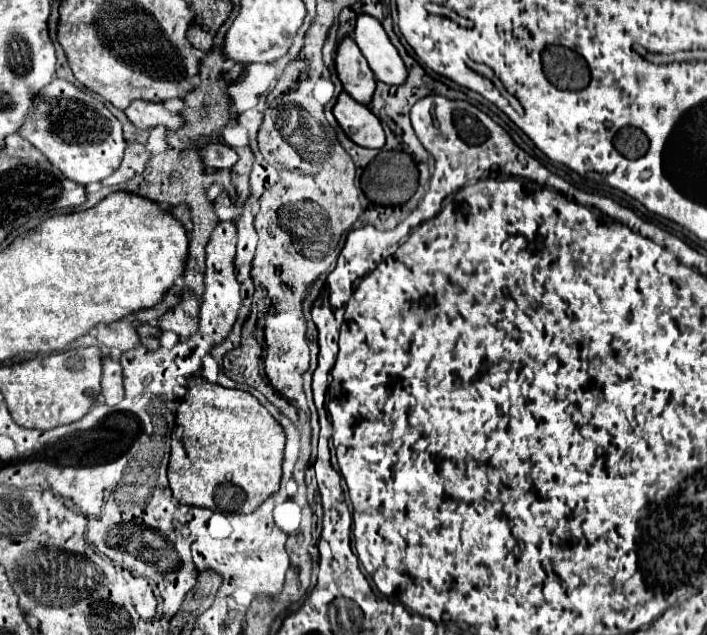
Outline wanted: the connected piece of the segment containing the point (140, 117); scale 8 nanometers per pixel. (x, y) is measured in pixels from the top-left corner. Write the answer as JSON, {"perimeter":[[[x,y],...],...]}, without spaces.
{"perimeter":[[[132,101],[124,113],[132,121],[132,125],[138,129],[152,129],[156,125],[164,125],[170,131],[178,131],[184,125],[182,115],[168,111],[162,103]]]}

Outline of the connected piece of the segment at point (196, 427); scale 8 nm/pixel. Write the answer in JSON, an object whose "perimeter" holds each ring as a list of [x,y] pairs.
{"perimeter":[[[190,379],[188,395],[178,405],[176,427],[182,431],[182,435],[188,435],[182,437],[182,441],[172,437],[172,455],[168,465],[170,489],[180,503],[206,507],[224,515],[236,515],[256,511],[272,493],[278,491],[286,433],[282,425],[266,411],[266,407],[262,407],[260,401],[248,391],[224,389],[208,381]]]}

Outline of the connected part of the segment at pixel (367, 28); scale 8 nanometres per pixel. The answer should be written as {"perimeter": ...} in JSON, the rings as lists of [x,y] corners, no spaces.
{"perimeter":[[[358,15],[356,29],[354,29],[354,41],[360,47],[362,55],[366,57],[378,81],[386,85],[396,85],[396,87],[406,83],[408,69],[404,61],[400,59],[396,47],[390,43],[378,19],[370,15]]]}

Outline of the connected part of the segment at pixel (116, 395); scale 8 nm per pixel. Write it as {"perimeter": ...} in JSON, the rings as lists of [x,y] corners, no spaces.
{"perimeter":[[[104,357],[104,373],[102,373],[102,399],[108,405],[116,405],[124,399],[124,385],[122,385],[122,365],[120,361]]]}

